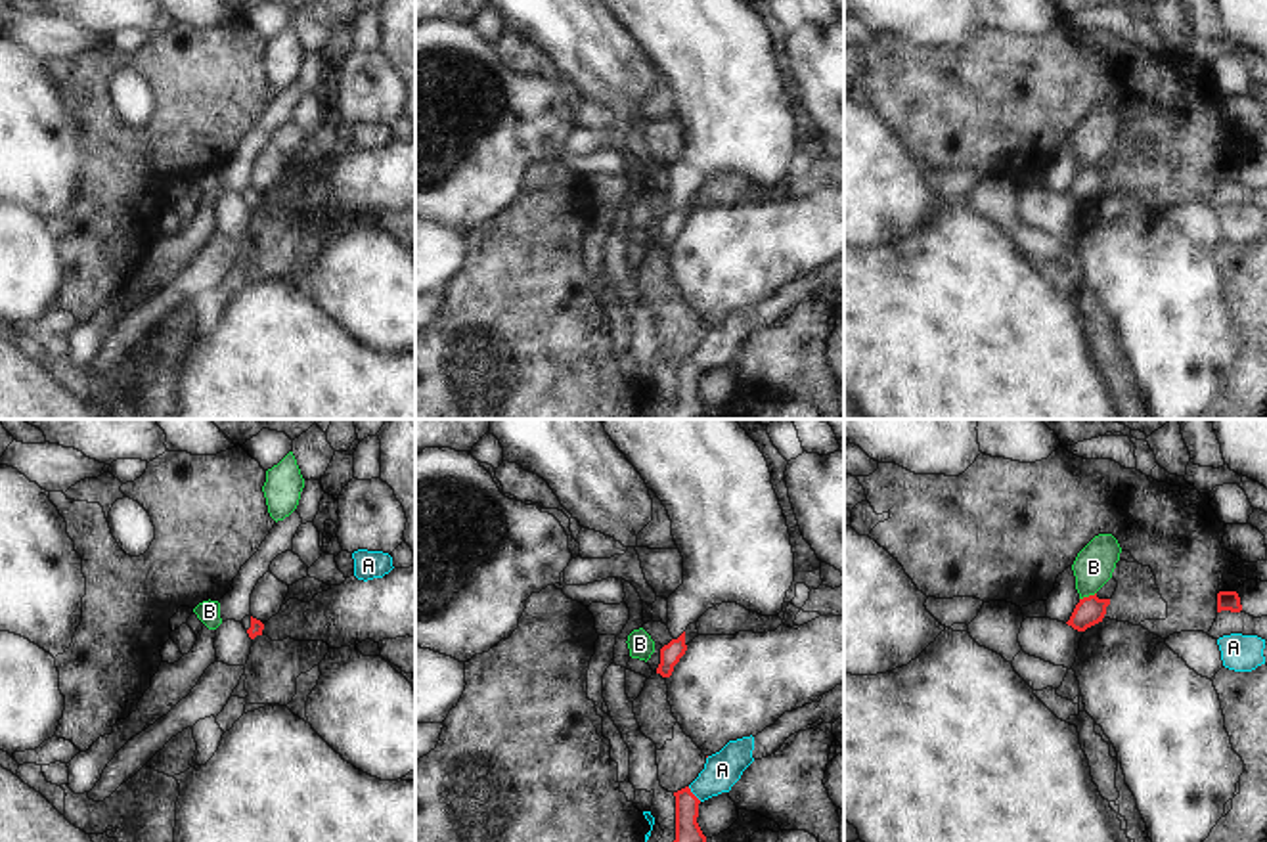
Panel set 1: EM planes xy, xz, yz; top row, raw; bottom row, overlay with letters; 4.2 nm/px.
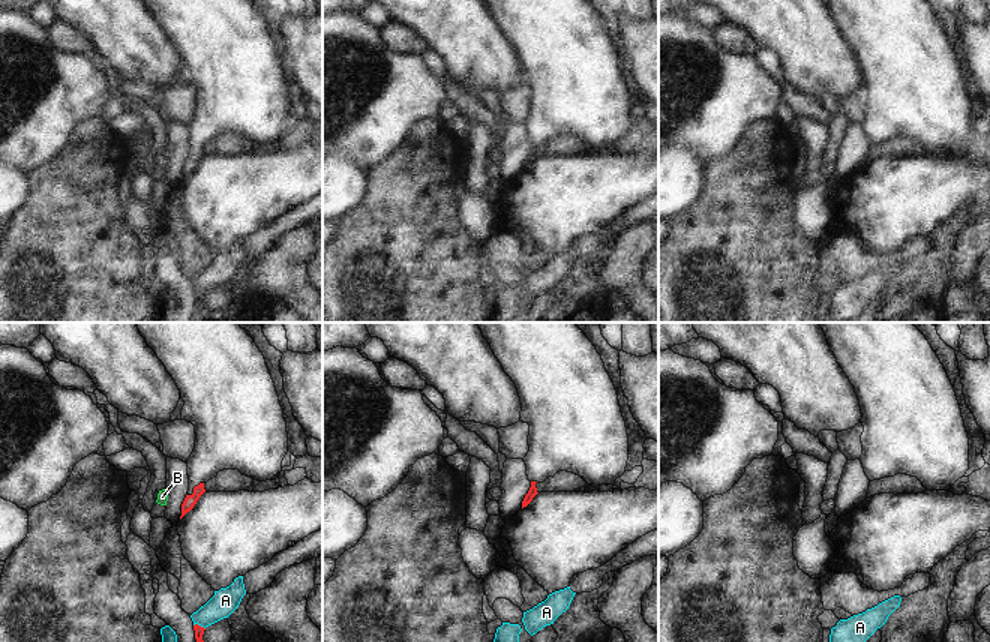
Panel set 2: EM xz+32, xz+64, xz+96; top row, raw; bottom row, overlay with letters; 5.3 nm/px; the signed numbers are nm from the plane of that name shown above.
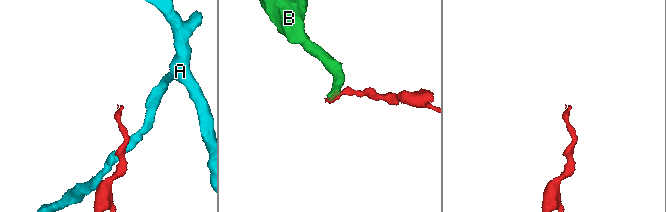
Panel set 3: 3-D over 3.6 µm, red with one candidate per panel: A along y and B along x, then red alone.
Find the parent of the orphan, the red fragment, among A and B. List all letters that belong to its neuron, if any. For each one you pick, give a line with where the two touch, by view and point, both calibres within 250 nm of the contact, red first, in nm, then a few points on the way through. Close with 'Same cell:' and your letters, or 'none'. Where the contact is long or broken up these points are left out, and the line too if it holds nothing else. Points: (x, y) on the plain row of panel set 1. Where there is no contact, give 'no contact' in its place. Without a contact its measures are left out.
Same cell: none

